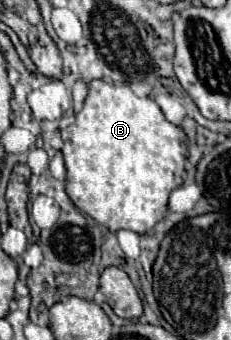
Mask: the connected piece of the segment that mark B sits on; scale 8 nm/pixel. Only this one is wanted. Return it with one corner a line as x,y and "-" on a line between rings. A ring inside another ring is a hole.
93,80
89,84
89,96
83,110
75,114
75,122
61,130
63,158
67,166
67,194
71,202
97,224
109,232
121,228
137,234
149,234
167,212
169,194
183,184
185,160
187,160
187,136
185,132
167,122
161,108
151,98
139,98
129,86
109,84
105,80

